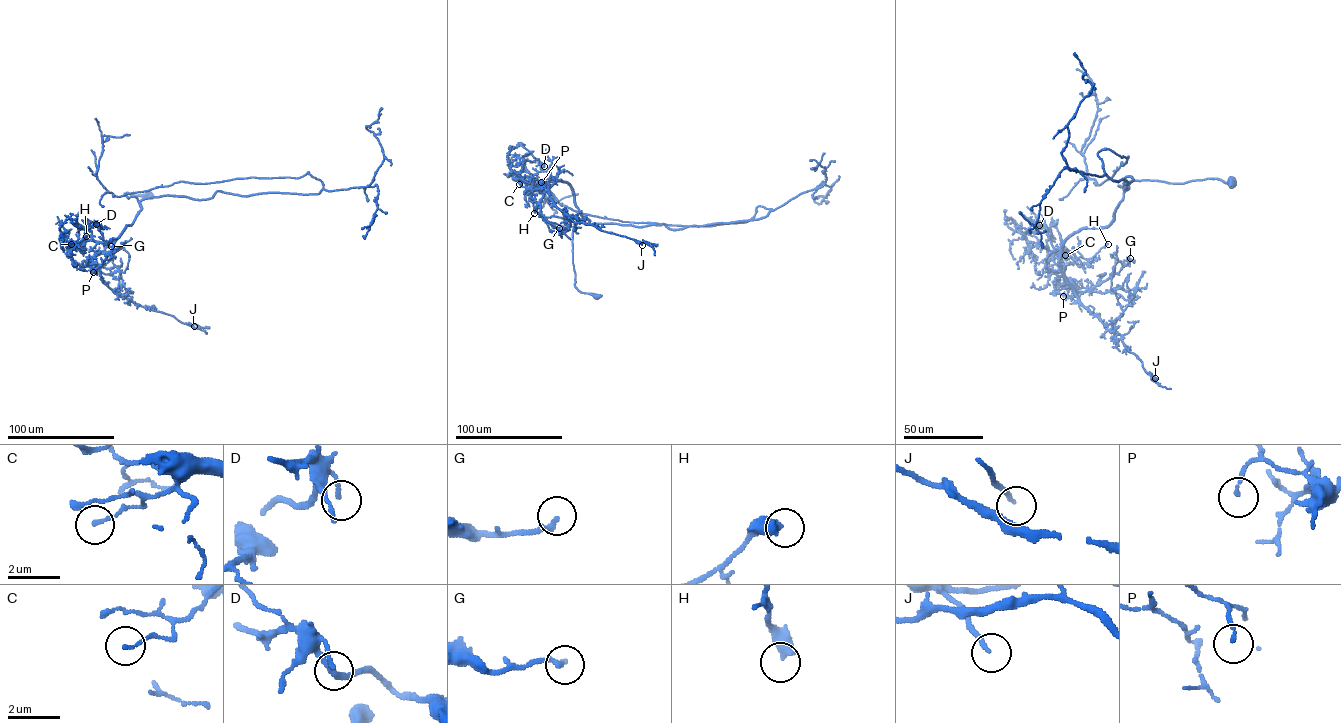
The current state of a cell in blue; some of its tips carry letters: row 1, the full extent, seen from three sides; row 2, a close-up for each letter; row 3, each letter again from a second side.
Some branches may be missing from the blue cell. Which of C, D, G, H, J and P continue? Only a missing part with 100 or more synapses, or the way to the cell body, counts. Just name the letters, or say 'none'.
none

